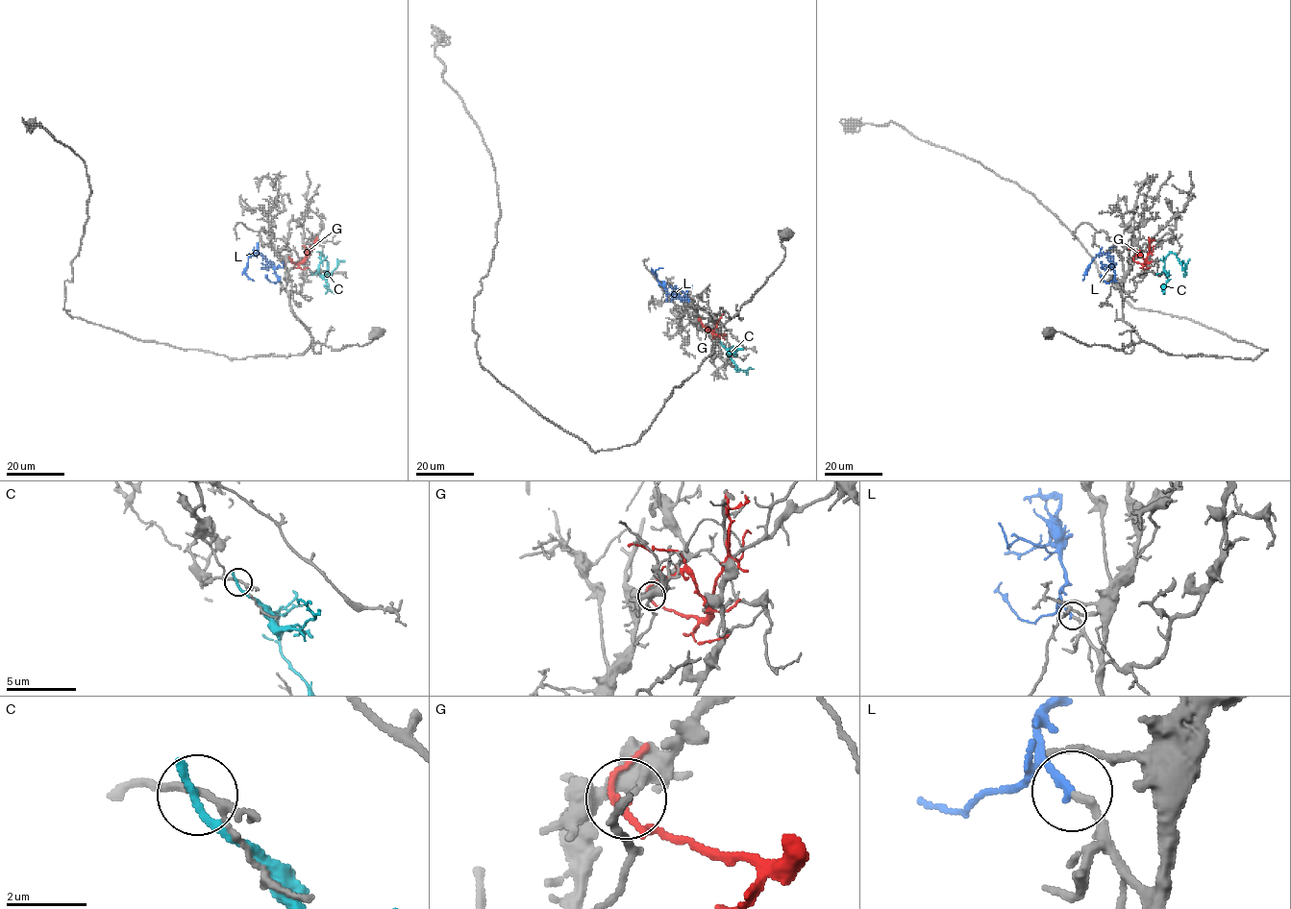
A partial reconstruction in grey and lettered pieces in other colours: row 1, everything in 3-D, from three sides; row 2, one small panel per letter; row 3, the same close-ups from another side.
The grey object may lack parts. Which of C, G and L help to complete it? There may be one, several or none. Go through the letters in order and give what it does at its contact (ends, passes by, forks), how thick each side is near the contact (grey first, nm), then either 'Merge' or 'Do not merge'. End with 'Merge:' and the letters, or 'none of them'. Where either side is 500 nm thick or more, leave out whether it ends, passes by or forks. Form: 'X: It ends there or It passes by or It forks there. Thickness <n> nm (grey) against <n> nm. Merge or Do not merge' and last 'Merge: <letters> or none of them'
C: It ends there. Thickness 160 nm (grey) against 280 nm. Do not merge
G: It passes by. Thickness 120 nm (grey) against 150 nm. Do not merge
L: It ends there. Thickness 200 nm (grey) against 240 nm. Merge
Merge: L

